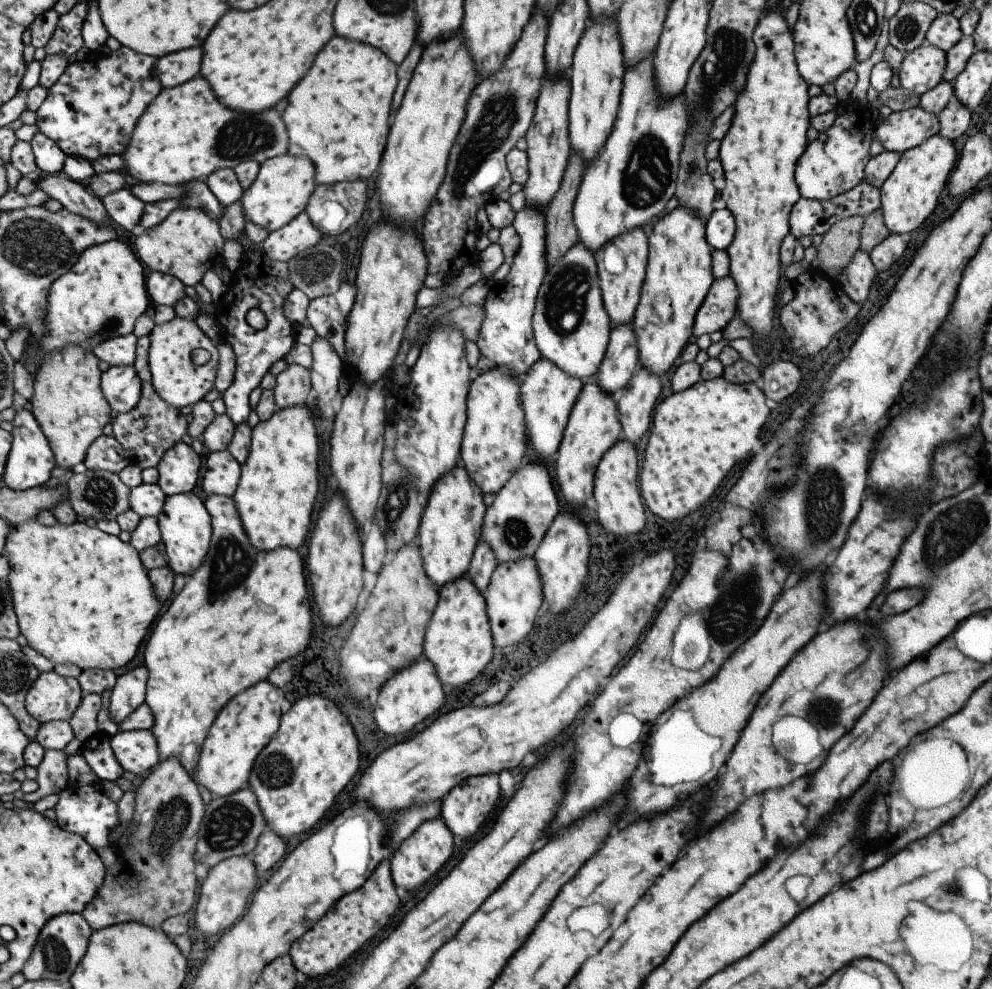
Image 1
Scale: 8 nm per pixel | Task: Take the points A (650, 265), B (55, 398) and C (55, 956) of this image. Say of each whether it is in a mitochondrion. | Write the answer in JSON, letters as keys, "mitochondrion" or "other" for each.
{"A":"other","B":"other","C":"mitochondrion"}

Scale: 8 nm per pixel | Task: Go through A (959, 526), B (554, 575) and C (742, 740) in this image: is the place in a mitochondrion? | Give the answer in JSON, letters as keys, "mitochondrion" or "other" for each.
{"A":"mitochondrion","B":"other","C":"other"}

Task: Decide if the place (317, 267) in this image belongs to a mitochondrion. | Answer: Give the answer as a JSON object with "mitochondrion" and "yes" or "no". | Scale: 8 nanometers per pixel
{"mitochondrion":"yes"}

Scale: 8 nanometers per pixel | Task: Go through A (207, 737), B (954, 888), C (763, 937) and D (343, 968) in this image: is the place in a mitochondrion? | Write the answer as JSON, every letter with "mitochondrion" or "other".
{"A":"other","B":"mitochondrion","C":"other","D":"other"}

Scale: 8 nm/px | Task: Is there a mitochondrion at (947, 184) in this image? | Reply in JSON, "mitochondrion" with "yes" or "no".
{"mitochondrion":"no"}

